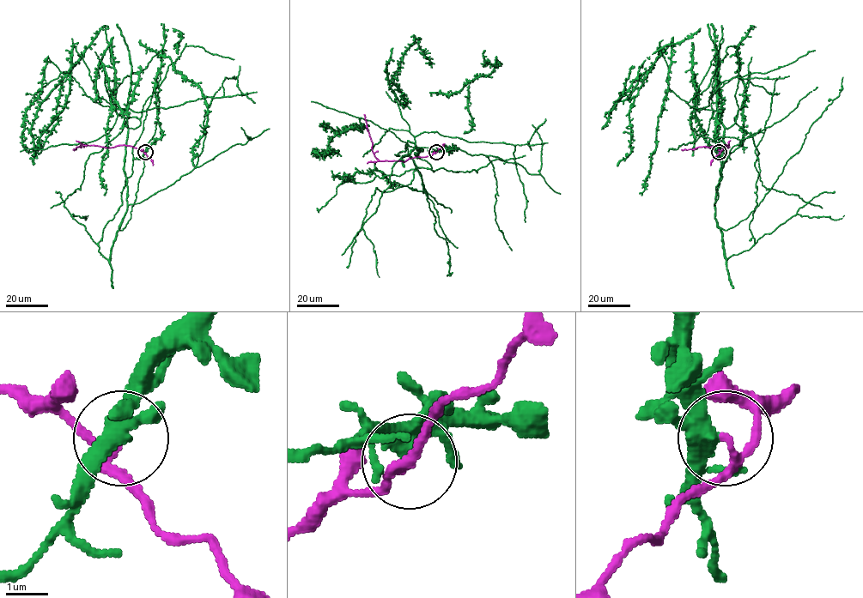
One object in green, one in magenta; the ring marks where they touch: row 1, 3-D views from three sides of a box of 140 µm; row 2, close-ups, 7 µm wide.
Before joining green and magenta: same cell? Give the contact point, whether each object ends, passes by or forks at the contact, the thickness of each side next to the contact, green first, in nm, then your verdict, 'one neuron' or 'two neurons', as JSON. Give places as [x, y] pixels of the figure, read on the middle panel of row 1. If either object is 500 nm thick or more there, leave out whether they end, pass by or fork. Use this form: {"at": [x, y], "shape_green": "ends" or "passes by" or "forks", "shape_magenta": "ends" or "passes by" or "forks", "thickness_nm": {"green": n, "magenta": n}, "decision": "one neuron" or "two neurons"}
{"at": [436, 152], "shape_green": "passes by", "shape_magenta": "passes by", "thickness_nm": {"green": 400, "magenta": 150}, "decision": "two neurons"}

